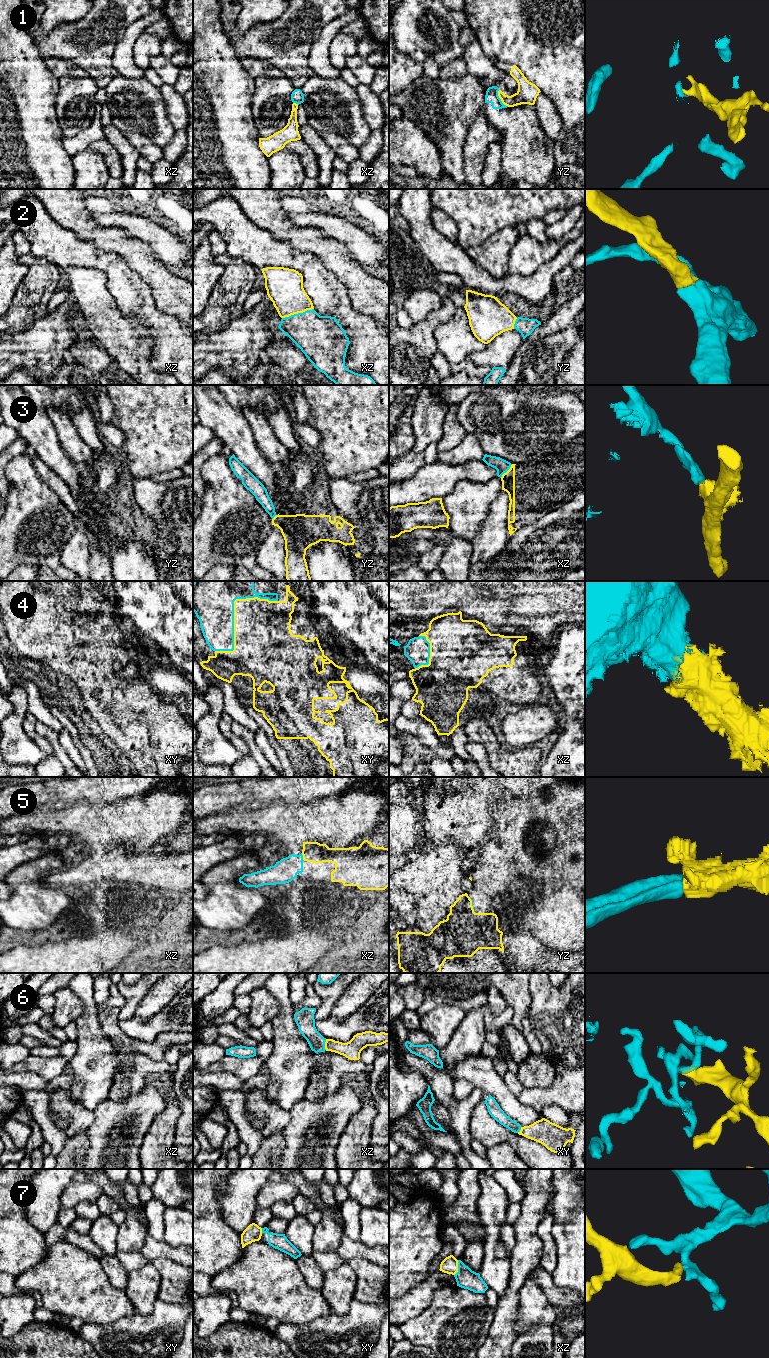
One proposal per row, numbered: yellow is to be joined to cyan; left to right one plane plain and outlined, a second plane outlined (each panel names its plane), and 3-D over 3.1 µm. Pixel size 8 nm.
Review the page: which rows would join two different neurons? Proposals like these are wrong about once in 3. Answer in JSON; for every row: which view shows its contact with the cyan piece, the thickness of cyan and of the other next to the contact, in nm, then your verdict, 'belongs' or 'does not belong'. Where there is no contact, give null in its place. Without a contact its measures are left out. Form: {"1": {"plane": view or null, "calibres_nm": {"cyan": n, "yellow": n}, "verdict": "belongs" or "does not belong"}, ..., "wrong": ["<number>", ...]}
{"1": {"plane": "yz", "calibres_nm": {"cyan": 100, "yellow": 160}, "verdict": "does not belong"}, "2": {"plane": "xz", "calibres_nm": {"cyan": 340, "yellow": 300}, "verdict": "belongs"}, "3": {"plane": "xz", "calibres_nm": {"cyan": 110, "yellow": 110}, "verdict": "does not belong"}, "4": {"plane": "xy", "calibres_nm": {"cyan": 360, "yellow": 440}, "verdict": "belongs"}, "5": {"plane": "xz", "calibres_nm": {"cyan": 190, "yellow": 160}, "verdict": "belongs"}, "6": {"plane": "xz", "calibres_nm": {"cyan": 150, "yellow": 140}, "verdict": "belongs"}, "7": {"plane": "xz", "calibres_nm": {"cyan": 160, "yellow": 140}, "verdict": "belongs"}, "wrong": ["1", "3"]}

